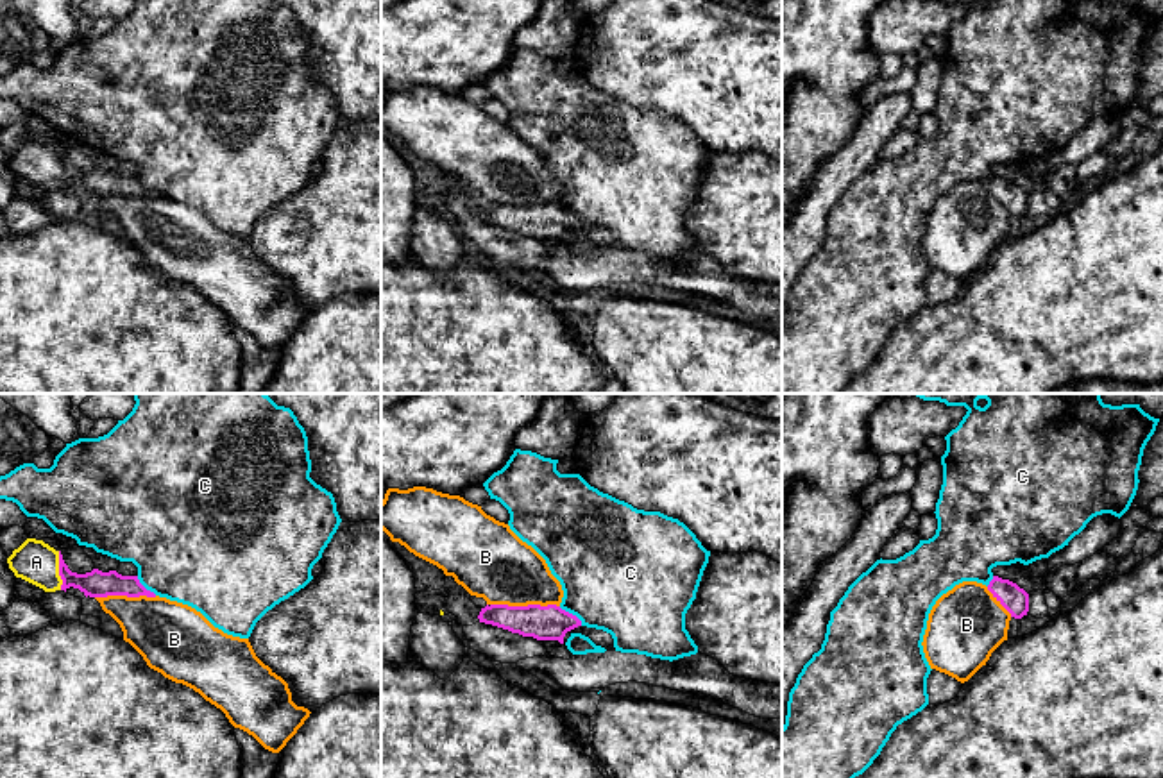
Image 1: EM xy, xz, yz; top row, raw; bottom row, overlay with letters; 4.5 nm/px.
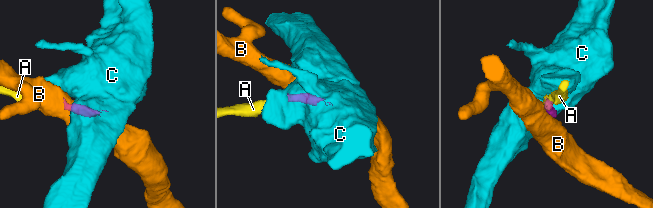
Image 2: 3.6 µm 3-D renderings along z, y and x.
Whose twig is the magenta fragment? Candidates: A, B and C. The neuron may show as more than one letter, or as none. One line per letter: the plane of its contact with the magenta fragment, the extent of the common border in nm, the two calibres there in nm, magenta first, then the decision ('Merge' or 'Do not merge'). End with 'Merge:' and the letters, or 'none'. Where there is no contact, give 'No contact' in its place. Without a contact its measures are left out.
A: Touches magenta in xy. Shared border 180 nm. Thickness 120 nm (magenta) against 190 nm. Merge
B: Touches magenta in xz. Shared border 320 nm. Thickness 160 nm (magenta) against 320 nm. Do not merge
C: Touches magenta in xz. Shared border 140 nm. Thickness 160 nm (magenta) against 480 nm. Do not merge
Merge: A

